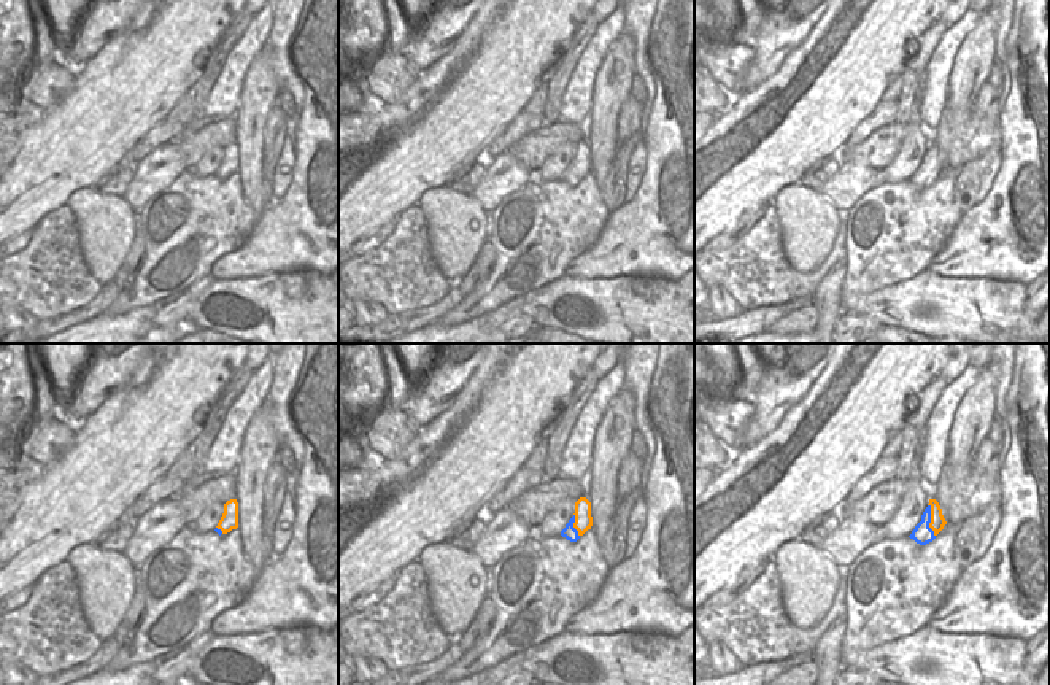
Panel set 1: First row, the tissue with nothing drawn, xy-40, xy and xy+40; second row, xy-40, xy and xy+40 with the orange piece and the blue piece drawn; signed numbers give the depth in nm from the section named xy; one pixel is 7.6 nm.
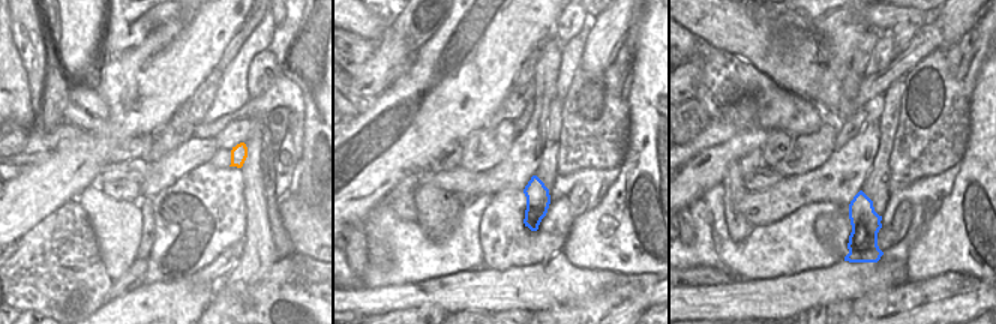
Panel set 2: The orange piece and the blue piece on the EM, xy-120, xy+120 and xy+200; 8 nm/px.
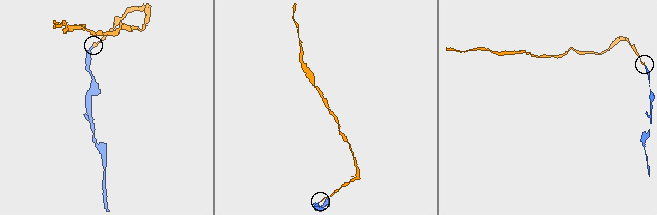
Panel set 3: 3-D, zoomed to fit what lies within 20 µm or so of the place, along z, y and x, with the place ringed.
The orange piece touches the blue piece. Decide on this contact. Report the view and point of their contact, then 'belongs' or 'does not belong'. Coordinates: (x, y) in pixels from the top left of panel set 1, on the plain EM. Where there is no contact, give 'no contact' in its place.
xy+40 (931, 164) | does not belong

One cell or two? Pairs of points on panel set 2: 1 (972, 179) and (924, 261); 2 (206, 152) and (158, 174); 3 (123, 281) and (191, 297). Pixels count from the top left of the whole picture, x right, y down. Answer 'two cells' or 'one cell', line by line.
1: one cell
2: one cell
3: two cells

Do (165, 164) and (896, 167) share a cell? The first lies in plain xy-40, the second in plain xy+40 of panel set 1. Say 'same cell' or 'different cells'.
different cells

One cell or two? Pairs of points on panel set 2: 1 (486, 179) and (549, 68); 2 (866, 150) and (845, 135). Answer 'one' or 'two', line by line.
1: one
2: two

